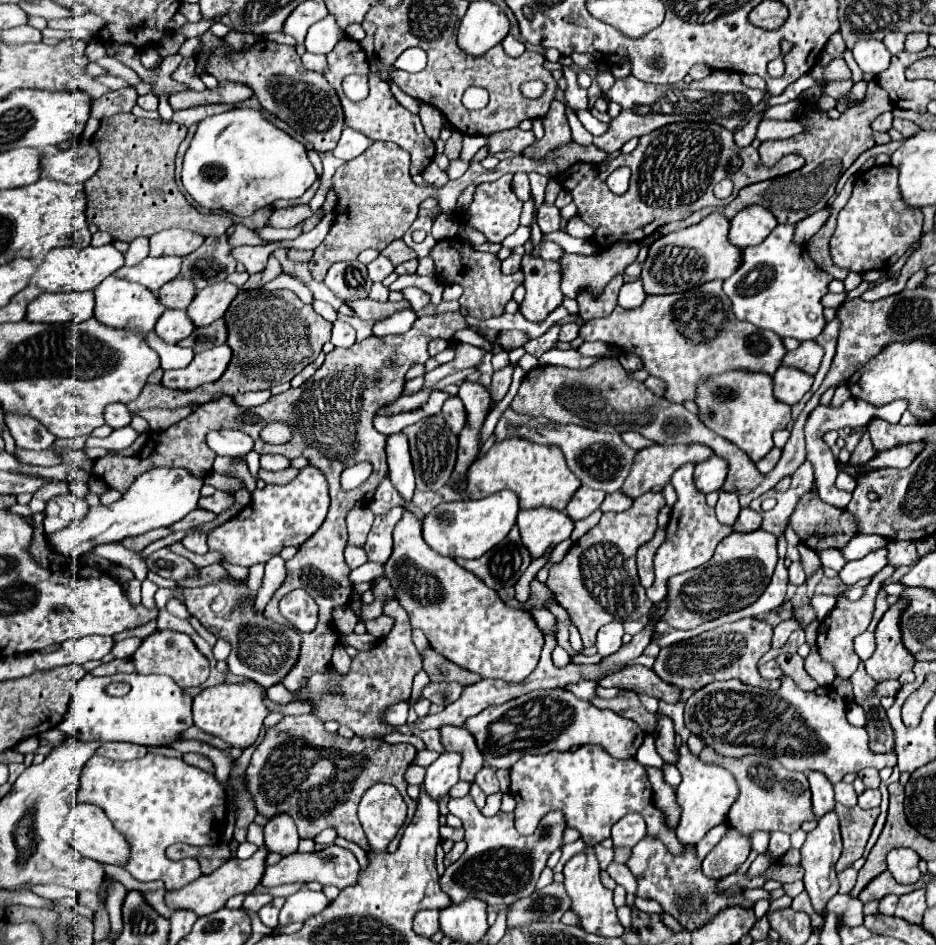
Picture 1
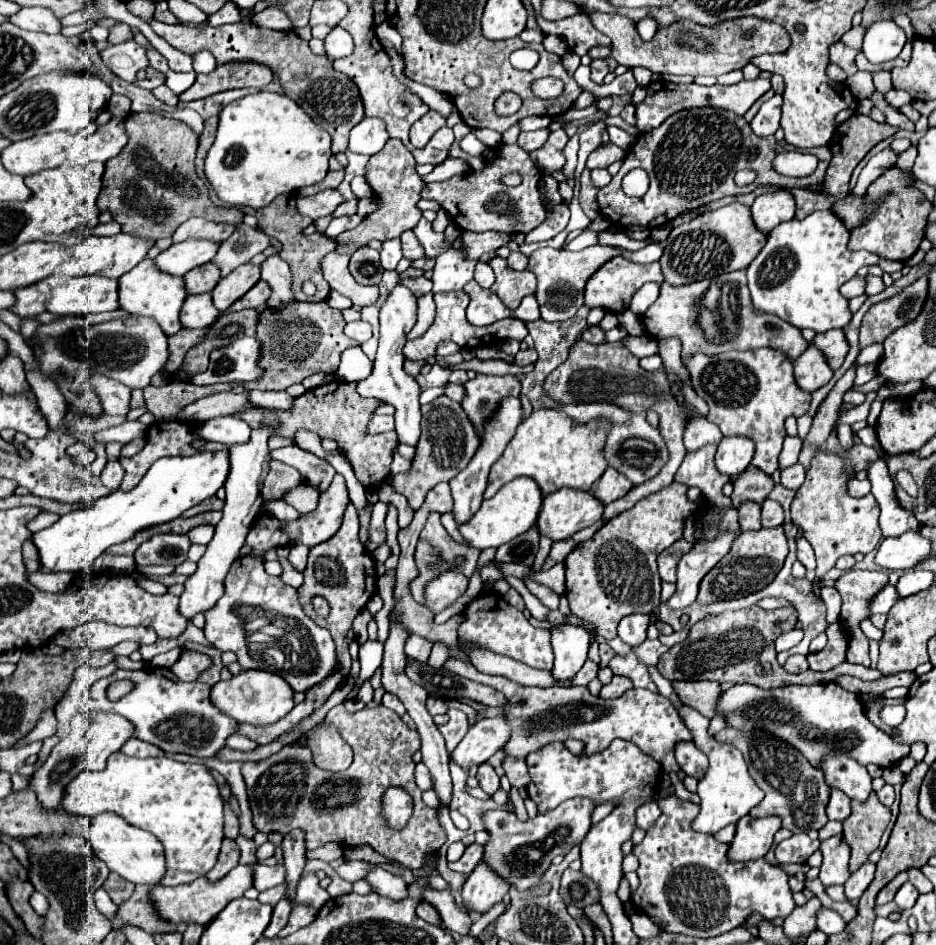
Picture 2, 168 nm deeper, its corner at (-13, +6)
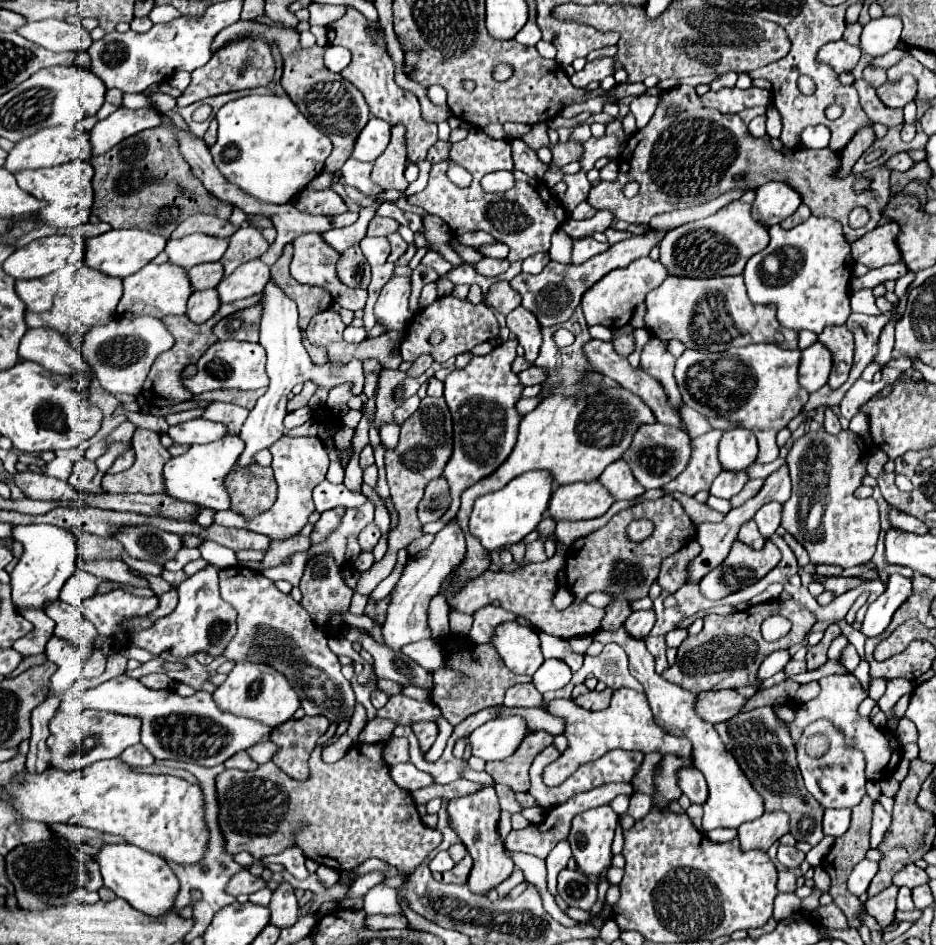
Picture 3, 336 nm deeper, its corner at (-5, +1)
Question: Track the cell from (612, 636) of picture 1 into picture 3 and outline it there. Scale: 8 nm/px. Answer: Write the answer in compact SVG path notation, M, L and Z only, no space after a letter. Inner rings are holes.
M634 611L634 613L626 619L624 629L626 629L626 633L628 633L630 637L634 637L634 639L646 639L648 633L650 633L650 629L654 627L654 621L656 621L654 611Z

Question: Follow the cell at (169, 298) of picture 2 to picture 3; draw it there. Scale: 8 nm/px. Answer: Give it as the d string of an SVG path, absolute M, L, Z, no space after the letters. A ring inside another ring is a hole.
M148 263L138 273L124 277L122 283L124 283L124 295L122 295L118 309L116 309L118 315L122 315L122 317L150 315L150 317L162 319L166 315L184 315L186 301L192 293L186 271L182 271L180 267L172 267L168 263L164 263L164 265Z

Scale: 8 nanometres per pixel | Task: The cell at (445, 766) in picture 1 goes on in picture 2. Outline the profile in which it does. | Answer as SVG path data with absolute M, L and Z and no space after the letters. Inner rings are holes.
M478 718L478 722L468 730L464 740L452 752L452 760L456 760L462 768L472 768L486 762L494 752L502 750L510 740L512 728L506 718Z

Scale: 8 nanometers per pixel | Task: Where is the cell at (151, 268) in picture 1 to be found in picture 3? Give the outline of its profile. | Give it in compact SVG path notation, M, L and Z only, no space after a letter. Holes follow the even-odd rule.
M194 233L182 239L170 239L164 251L168 253L168 263L182 269L190 269L200 263L220 261L226 247L228 247L228 239Z

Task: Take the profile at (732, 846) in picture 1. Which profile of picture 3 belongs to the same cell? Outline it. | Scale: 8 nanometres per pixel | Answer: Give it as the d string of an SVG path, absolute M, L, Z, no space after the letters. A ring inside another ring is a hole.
M776 811L776 813L764 813L754 821L742 823L738 827L738 841L742 851L750 849L768 851L768 847L786 833L788 833L788 815Z

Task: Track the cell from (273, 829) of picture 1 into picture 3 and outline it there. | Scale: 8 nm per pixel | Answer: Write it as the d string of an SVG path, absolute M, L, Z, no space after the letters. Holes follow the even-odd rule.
M282 881L274 893L272 893L272 901L270 901L270 923L274 923L276 927L284 929L296 923L296 919L300 917L298 911L298 901L294 895L294 887L288 881Z

